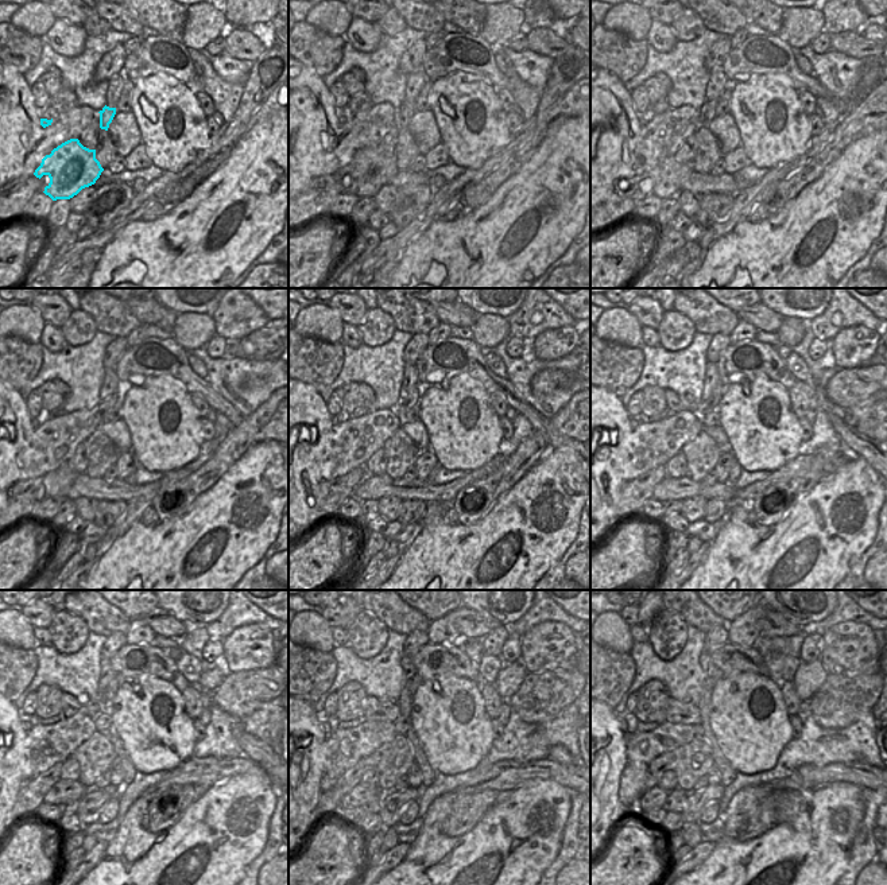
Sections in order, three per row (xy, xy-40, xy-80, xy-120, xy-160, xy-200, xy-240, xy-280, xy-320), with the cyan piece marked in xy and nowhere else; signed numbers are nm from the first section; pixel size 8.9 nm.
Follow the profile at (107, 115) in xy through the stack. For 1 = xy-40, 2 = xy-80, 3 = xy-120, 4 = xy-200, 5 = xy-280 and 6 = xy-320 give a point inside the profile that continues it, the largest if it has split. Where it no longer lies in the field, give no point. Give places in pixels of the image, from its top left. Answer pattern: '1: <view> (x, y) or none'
1: xy-40 (405, 113)
2: xy-80 (707, 113)
3: xy-120 (104, 406)
4: xy-200 (705, 406)
5: xy-280 (413, 683)
6: xy-320 (717, 674)

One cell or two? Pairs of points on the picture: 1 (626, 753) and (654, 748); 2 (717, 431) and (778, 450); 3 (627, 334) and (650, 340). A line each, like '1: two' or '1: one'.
1: one
2: two
3: two

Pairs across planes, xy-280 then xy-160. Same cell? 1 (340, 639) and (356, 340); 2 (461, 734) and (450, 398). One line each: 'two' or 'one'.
1: one
2: one

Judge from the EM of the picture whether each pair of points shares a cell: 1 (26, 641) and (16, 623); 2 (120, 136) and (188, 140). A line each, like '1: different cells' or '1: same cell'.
1: same cell
2: different cells

